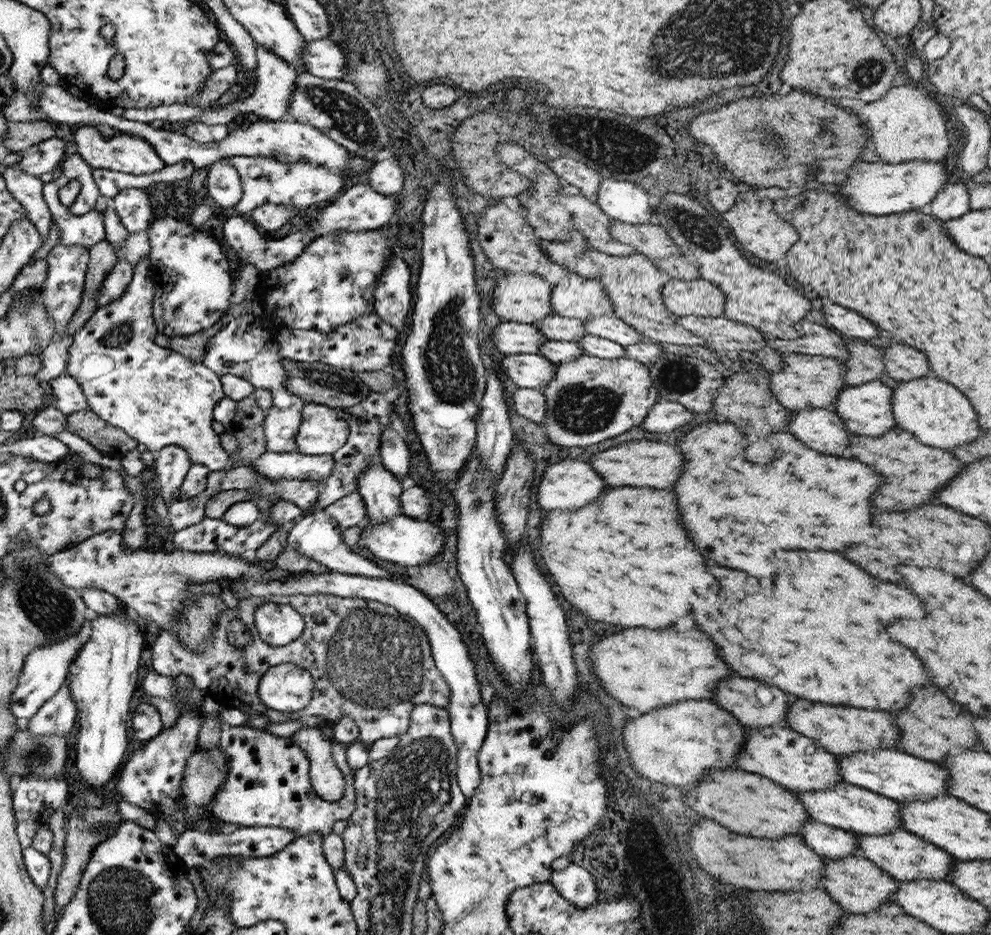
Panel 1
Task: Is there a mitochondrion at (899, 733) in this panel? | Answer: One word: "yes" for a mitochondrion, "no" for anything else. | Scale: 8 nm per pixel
no

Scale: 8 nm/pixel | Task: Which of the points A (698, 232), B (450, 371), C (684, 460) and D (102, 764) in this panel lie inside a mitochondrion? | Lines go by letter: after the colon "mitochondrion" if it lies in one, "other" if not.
A: mitochondrion
B: mitochondrion
C: other
D: other

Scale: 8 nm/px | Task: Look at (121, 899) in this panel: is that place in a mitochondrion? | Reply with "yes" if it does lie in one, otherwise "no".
yes

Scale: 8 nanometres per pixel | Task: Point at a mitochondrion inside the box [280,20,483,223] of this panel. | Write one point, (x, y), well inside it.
(352, 123)

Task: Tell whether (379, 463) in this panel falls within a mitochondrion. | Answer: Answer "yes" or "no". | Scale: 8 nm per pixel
no

